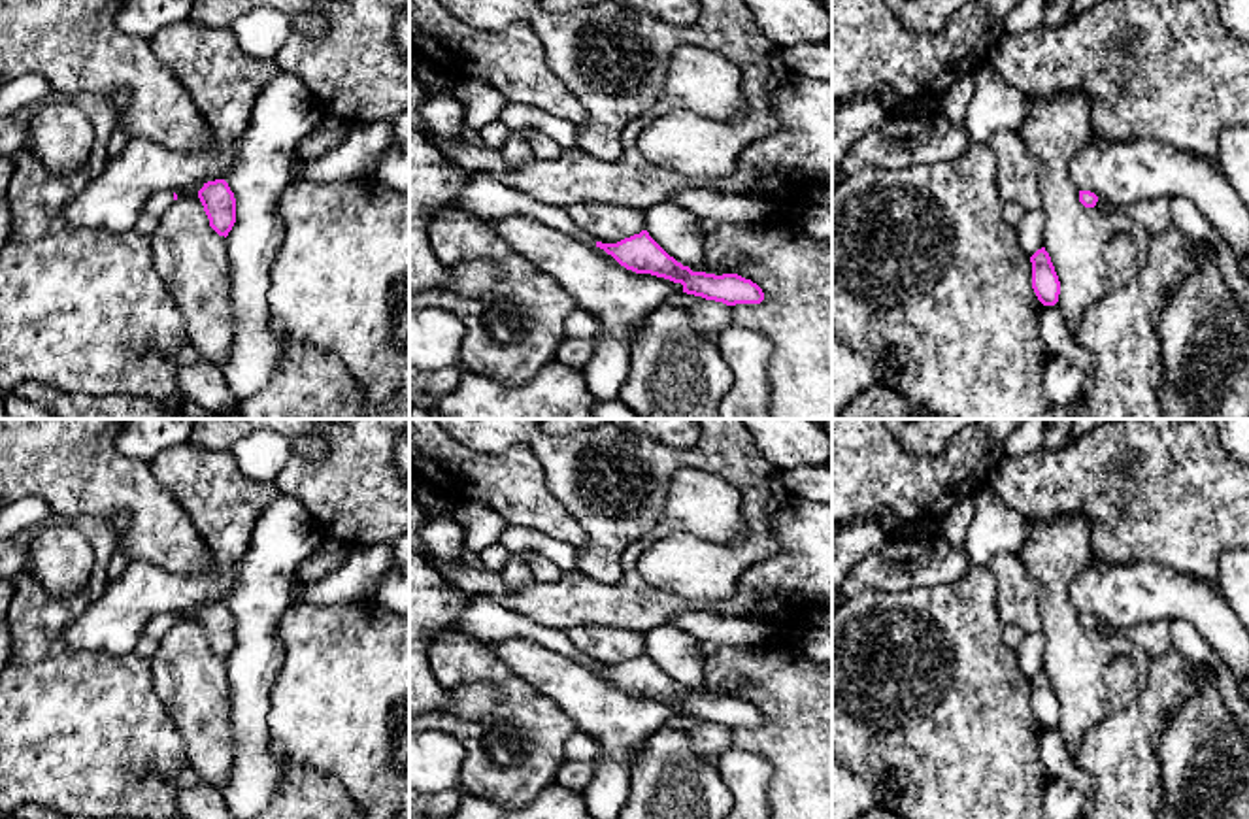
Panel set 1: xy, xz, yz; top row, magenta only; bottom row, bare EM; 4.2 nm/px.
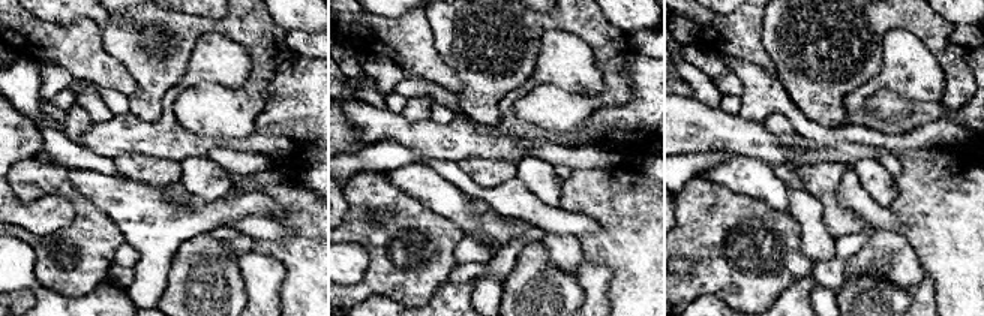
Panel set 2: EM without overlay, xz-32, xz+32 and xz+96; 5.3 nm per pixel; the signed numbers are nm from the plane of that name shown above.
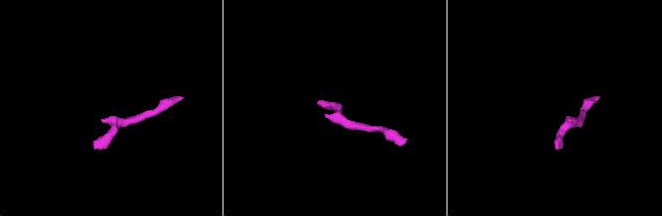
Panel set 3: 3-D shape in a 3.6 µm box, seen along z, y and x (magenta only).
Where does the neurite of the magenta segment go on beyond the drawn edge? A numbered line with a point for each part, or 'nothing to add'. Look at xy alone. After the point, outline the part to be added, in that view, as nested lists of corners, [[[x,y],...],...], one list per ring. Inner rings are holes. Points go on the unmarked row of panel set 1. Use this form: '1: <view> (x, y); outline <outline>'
1: xy (157, 627); outline [[[162,613],[153,617],[145,628],[143,628],[143,636],[160,640],[168,634],[168,630],[174,627],[174,615],[172,613]]]

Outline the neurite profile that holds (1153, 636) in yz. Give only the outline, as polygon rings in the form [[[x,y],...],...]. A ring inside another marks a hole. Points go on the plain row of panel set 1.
[[[1166,619],[1141,623],[1132,628],[1119,628],[1119,632],[1138,647],[1145,649],[1149,657],[1164,657],[1172,649],[1170,621]]]

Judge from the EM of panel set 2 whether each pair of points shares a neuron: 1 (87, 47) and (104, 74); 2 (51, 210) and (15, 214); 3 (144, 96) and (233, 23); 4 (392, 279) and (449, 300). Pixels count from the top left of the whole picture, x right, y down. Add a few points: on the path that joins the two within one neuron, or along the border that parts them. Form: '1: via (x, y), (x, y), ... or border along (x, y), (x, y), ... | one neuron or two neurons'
1: via (87, 53), (87, 57), (98, 68) | one neuron
2: via (42, 214), (24, 214) | one neuron
3: via (155, 71), (198, 27), (207, 26) | one neuron
4: border along (450, 280), (443, 283), (428, 300) | two neurons

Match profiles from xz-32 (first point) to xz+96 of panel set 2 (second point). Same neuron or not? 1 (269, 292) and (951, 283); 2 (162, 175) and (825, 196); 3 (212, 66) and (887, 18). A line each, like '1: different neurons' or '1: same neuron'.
1: different neurons
2: same neuron
3: different neurons

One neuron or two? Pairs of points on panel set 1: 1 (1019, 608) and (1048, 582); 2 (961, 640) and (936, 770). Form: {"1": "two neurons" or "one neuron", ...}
{"1": "two neurons", "2": "one neuron"}

